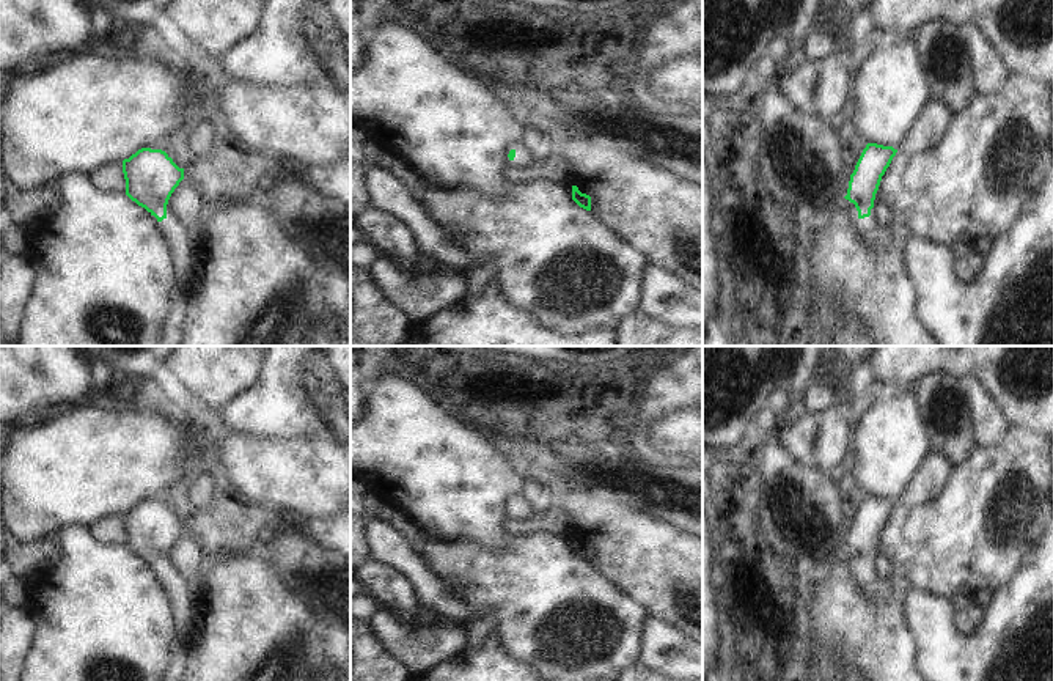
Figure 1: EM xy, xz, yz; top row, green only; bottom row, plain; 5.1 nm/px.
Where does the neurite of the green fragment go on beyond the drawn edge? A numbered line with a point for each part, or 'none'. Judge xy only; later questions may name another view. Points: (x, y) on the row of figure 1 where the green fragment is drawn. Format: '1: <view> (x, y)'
1: xy (183, 249)

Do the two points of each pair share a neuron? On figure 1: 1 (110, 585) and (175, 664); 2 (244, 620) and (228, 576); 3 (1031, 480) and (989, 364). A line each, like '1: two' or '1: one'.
1: two
2: one
3: two

